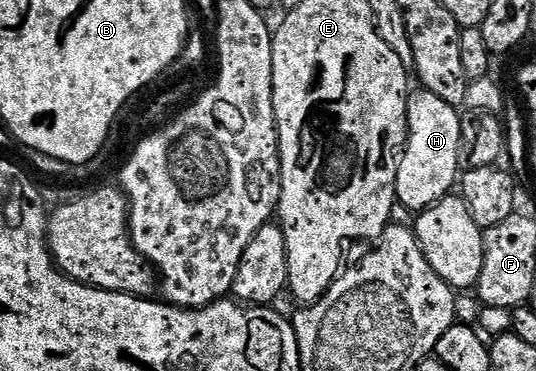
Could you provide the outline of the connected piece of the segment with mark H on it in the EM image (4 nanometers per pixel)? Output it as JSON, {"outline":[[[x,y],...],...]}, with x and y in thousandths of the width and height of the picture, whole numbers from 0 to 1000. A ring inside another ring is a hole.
{"outline":[[[778,237],[763,259],[759,323],[763,385],[756,391],[741,466],[741,539],[750,558],[784,571],[810,555],[823,534],[840,531],[843,512],[838,509],[854,499],[860,307],[854,288],[834,280],[834,270],[812,259],[812,248]]]}

